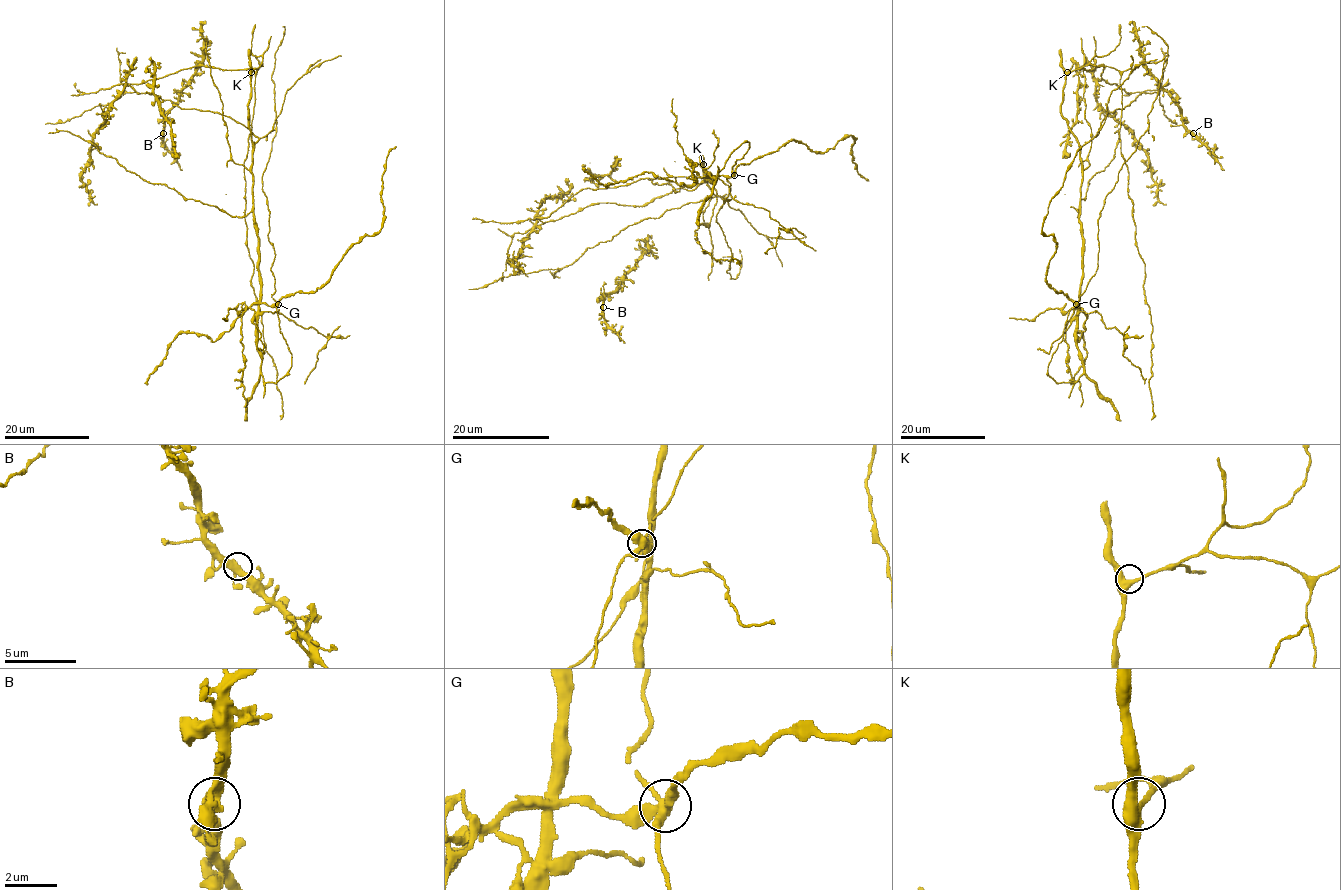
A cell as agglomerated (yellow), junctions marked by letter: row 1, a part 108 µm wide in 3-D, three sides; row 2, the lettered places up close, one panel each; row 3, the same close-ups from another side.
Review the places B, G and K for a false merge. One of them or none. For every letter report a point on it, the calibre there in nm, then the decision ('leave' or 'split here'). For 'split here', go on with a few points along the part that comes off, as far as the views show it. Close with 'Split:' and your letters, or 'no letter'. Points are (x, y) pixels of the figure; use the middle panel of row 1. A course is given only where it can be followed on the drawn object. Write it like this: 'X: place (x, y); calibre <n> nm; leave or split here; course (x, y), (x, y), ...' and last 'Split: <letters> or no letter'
B: place (603, 307); calibre 360 nm; leave
G: place (734, 175); calibre 380 nm; split here; course (734, 175), (740, 164), (748, 164), (789, 141), (826, 152), (849, 136), (854, 142), (853, 162), (869, 181)
K: place (703, 164); calibre 400 nm; leave
Split: G

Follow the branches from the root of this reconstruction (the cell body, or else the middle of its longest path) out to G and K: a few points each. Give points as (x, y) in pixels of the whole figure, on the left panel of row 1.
G: (251, 142), (252, 214), (258, 237), (260, 300), (269, 306), (278, 303)
K: (251, 142), (248, 111), (251, 72)

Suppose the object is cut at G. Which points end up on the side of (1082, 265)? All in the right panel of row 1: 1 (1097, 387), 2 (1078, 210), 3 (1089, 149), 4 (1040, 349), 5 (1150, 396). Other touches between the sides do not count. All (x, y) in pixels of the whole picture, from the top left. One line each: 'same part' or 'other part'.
1: same part
2: same part
3: same part
4: other part
5: same part

